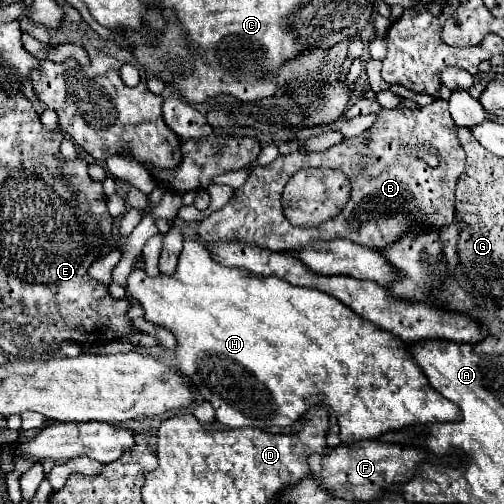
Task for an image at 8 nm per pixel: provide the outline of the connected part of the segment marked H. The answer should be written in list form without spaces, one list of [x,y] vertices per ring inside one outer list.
[[[192,239],[192,241],[184,241],[184,249],[182,253],[178,255],[178,267],[174,269],[172,275],[164,275],[164,273],[158,273],[156,277],[148,277],[146,271],[142,267],[136,267],[132,269],[132,273],[128,275],[126,279],[126,285],[124,285],[126,293],[130,297],[134,297],[134,301],[138,301],[144,309],[144,319],[154,323],[154,325],[160,325],[164,329],[168,329],[174,337],[176,337],[176,349],[174,349],[174,361],[176,361],[176,367],[178,371],[188,379],[192,381],[192,389],[196,393],[200,393],[202,399],[210,401],[212,407],[216,409],[216,419],[228,427],[260,427],[260,429],[266,429],[266,427],[290,427],[294,421],[300,419],[302,411],[304,411],[304,403],[308,397],[320,393],[322,395],[322,401],[334,409],[336,413],[336,419],[338,419],[338,425],[340,425],[340,439],[342,443],[354,443],[354,441],[360,441],[360,439],[374,439],[378,437],[380,433],[384,431],[392,431],[392,429],[402,429],[406,425],[414,425],[414,423],[436,423],[436,421],[458,421],[460,419],[460,409],[444,399],[426,379],[426,375],[422,373],[422,369],[414,363],[414,359],[410,359],[408,351],[406,351],[406,345],[396,339],[394,335],[362,321],[356,313],[352,313],[350,309],[346,309],[346,305],[342,305],[338,299],[326,295],[326,293],[318,293],[316,289],[298,289],[278,277],[260,277],[260,275],[254,275],[246,269],[230,269],[230,267],[224,267],[220,265],[212,253],[204,247],[204,243],[200,243],[198,239]]]

